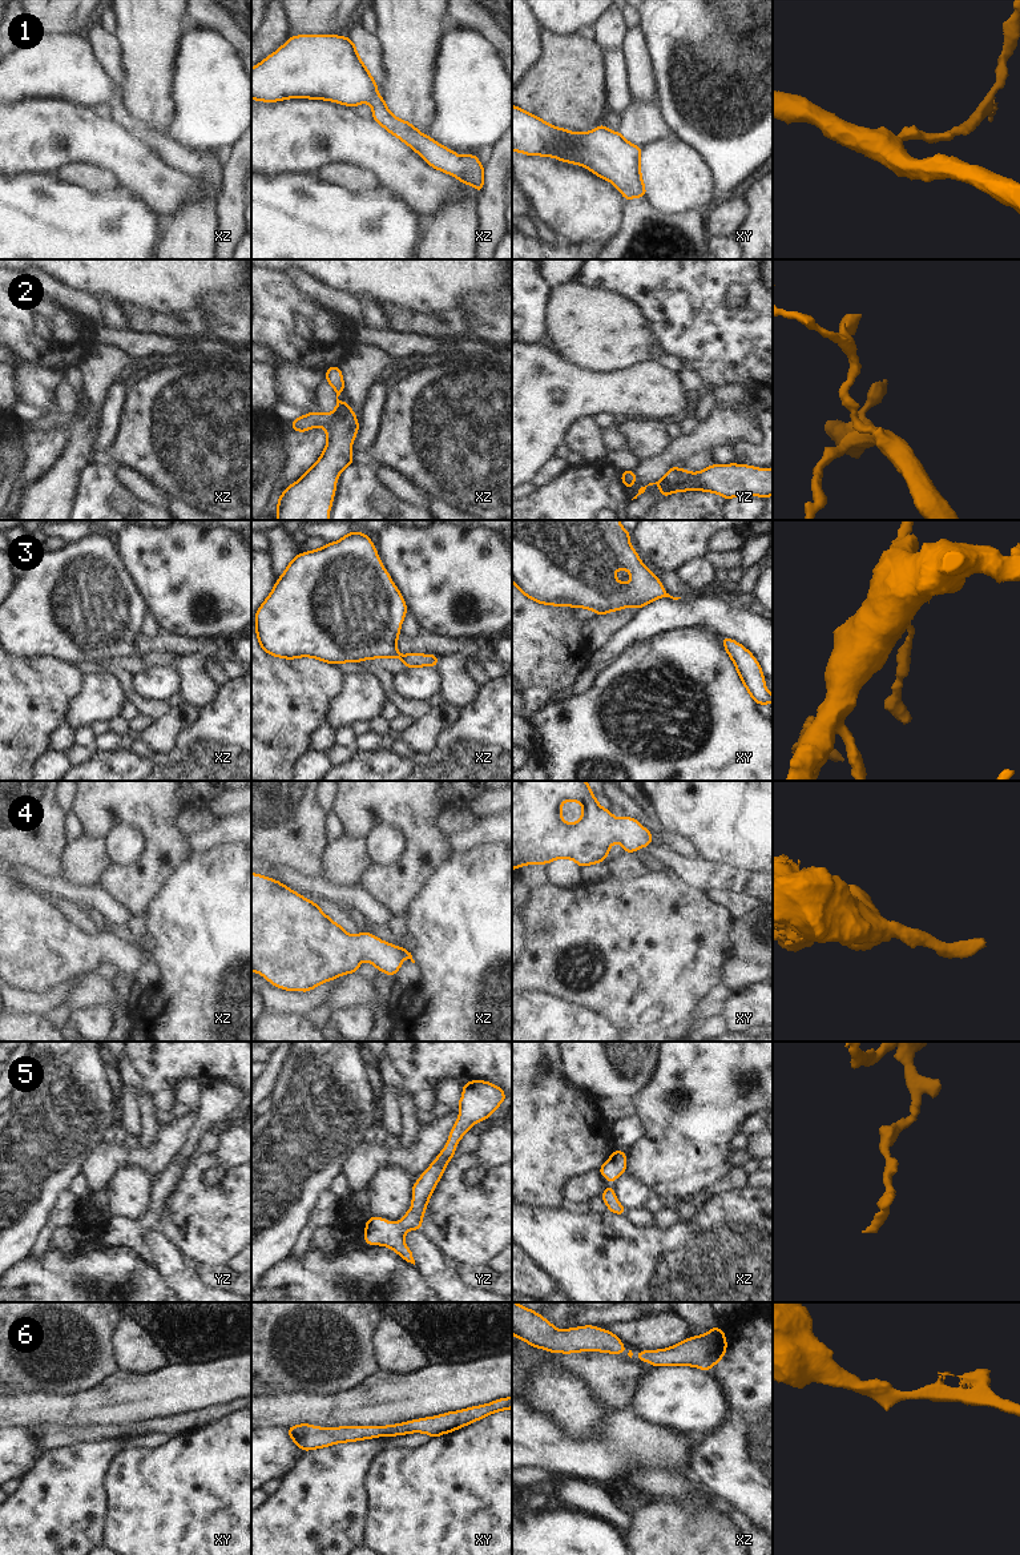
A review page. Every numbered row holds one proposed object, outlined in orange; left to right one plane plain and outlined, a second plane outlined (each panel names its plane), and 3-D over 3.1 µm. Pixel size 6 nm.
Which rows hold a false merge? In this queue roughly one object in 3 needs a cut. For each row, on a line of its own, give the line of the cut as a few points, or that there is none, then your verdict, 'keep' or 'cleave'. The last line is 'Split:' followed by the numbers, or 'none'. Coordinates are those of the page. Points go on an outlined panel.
1: no cut | keep
2: no cut | keep
3: no cut | keep
4: no cut | keep
5: no cut | keep
6: no cut | keep
Split: none

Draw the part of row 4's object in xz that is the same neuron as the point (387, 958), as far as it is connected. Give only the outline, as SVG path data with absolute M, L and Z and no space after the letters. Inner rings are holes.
M251 873L251 972L257 971L274 987L307 992L323 982L358 971L362 960L394 978L404 956L415 963L410 950L364 931L348 935L315 902L275 879Z

